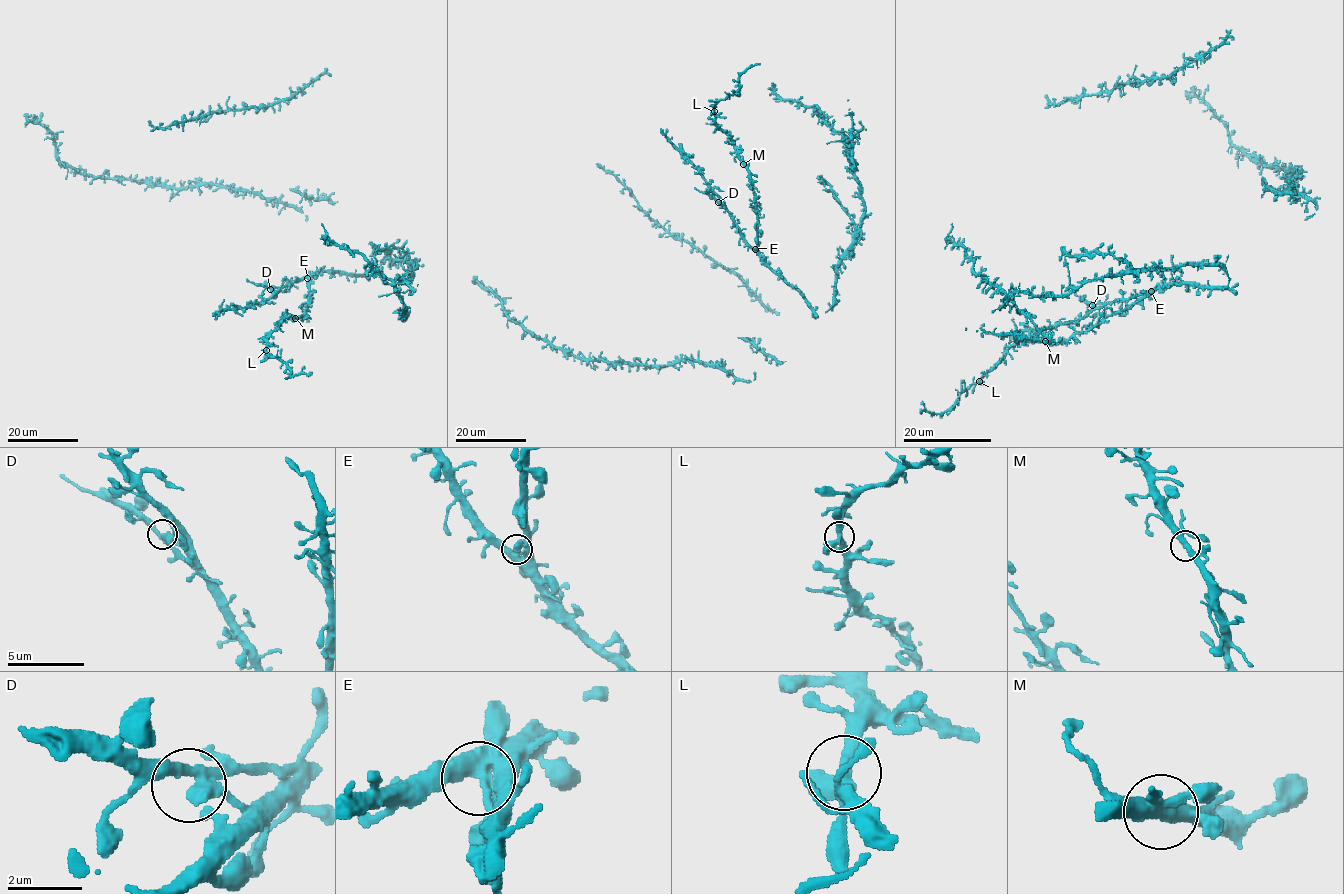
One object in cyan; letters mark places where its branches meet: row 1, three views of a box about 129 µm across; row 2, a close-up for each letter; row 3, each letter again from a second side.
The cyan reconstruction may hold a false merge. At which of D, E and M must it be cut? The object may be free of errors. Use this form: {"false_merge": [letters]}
{"false_merge": []}

